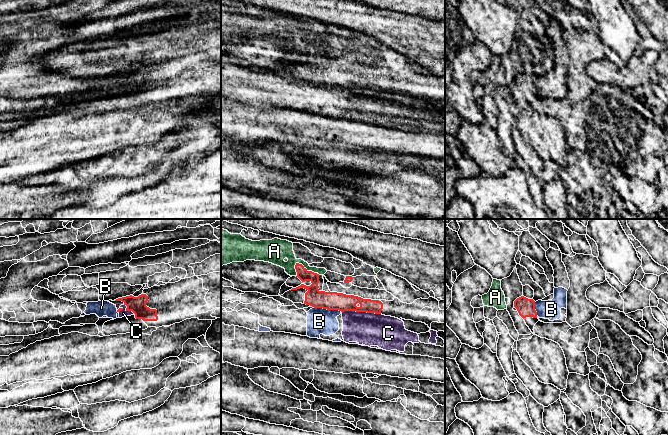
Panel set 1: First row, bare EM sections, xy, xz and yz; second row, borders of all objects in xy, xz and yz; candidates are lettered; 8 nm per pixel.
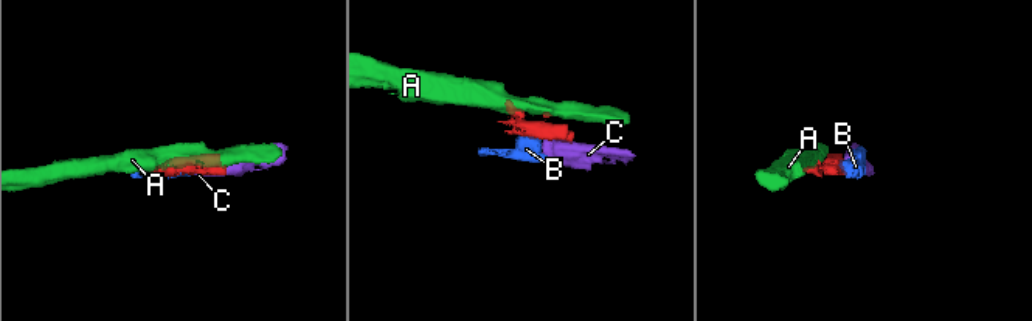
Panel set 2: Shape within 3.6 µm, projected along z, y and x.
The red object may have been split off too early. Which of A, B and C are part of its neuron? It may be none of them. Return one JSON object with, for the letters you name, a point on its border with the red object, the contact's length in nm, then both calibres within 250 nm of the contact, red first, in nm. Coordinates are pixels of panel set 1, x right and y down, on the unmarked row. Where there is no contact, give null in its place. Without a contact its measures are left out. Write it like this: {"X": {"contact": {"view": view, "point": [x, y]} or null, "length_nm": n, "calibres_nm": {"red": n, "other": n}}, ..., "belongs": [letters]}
{"belongs": []}

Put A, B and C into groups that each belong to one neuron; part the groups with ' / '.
A / B C

